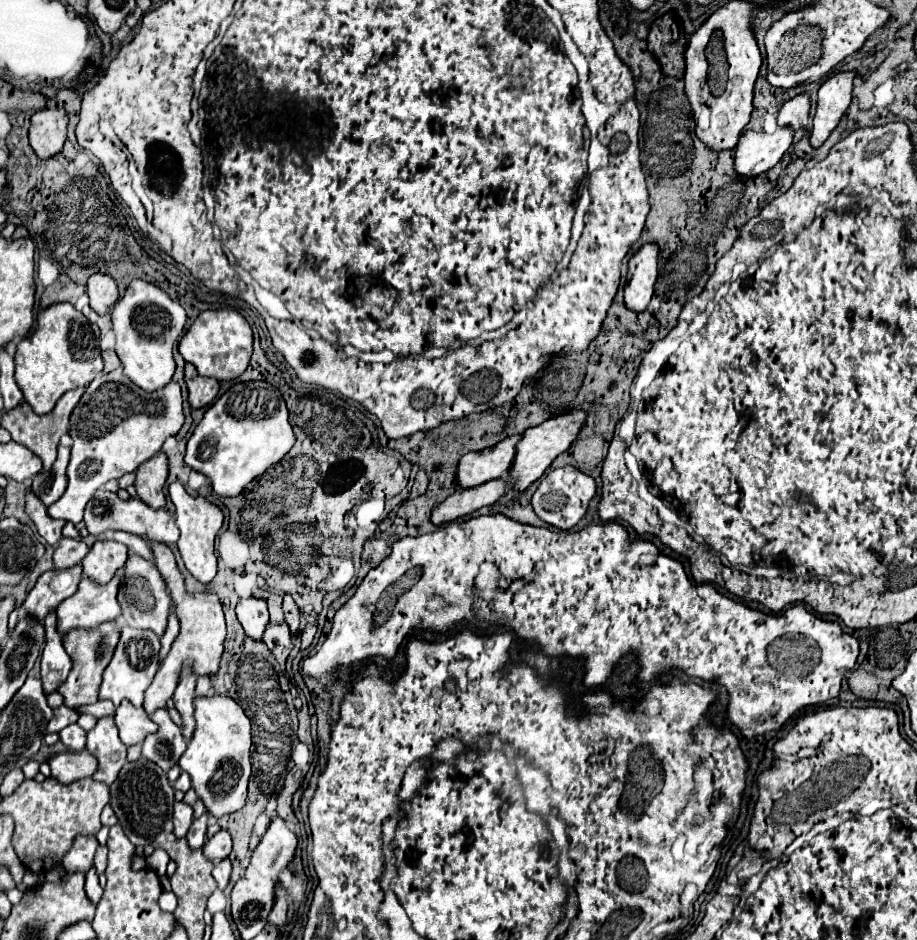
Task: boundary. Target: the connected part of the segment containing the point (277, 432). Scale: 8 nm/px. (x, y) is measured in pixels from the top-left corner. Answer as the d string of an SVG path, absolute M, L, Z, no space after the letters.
M236 382L210 408L194 428L186 464L208 476L212 488L222 498L238 496L254 478L260 478L268 468L278 464L296 438L288 422L288 410L278 388L268 382Z

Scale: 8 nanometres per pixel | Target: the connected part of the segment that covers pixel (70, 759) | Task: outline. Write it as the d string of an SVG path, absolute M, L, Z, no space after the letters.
M86 750L62 752L50 760L50 768L52 768L52 778L56 778L62 784L70 784L82 778L90 778L98 768L98 760Z

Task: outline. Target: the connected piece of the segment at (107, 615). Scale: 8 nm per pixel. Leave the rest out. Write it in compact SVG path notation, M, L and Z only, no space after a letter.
M84 576L76 594L56 608L60 636L66 636L72 628L92 630L104 620L116 620L120 616L120 604L116 600L118 584L120 580L112 578L106 586L100 586Z

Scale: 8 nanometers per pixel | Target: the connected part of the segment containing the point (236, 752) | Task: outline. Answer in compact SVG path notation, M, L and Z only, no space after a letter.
M228 694L196 696L194 706L196 730L178 764L190 774L192 788L206 804L206 810L220 818L224 814L240 810L246 802L246 786L252 766L252 726L242 706Z

